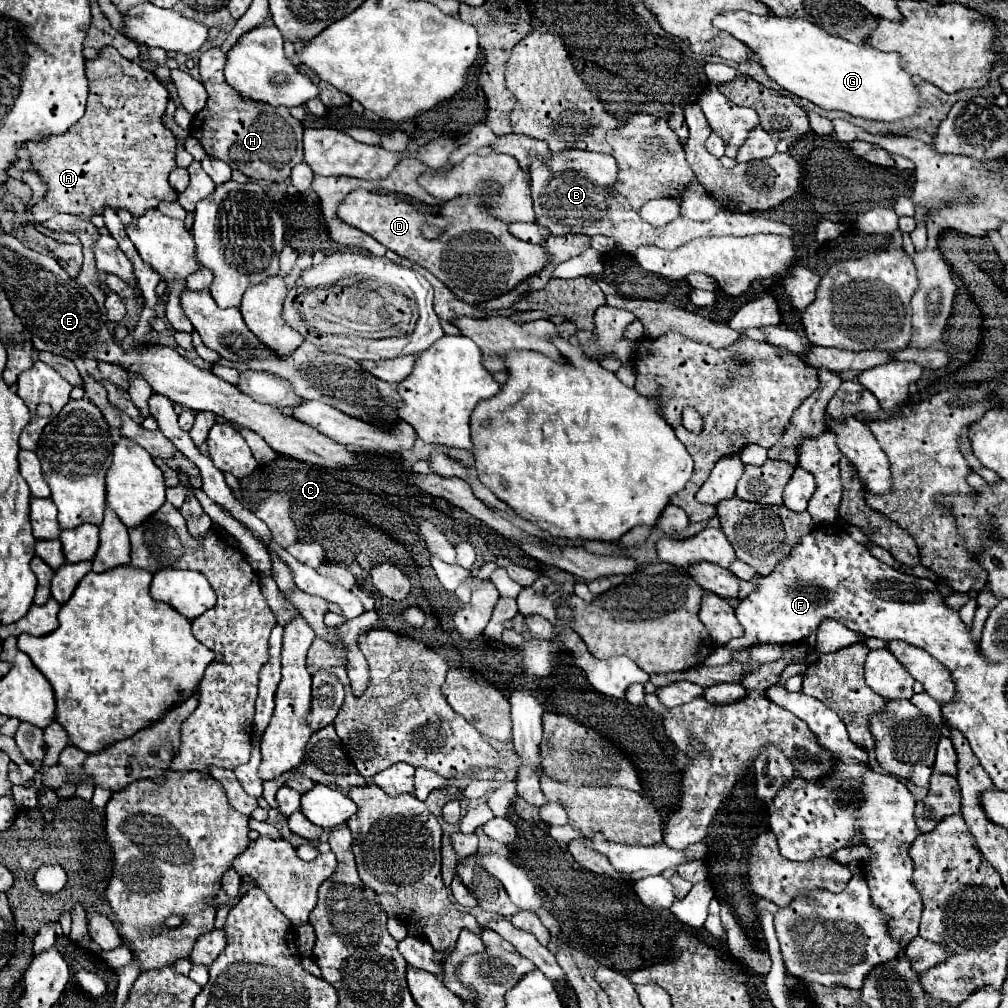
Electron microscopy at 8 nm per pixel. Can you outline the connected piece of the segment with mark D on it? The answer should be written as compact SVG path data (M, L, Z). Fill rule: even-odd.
M354 190L342 200L342 204L338 204L338 218L348 226L370 234L398 256L420 264L446 284L454 296L468 304L502 296L504 292L516 288L522 280L536 276L552 264L552 256L542 244L530 244L514 238L508 232L508 224L494 220L482 210L482 200L476 194L458 196L446 202L442 206L442 214L422 214L396 196ZM424 224L442 228L442 236L436 240L424 238Z

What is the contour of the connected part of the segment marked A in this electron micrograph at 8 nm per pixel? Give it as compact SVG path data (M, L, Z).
M112 46L102 48L96 60L86 62L86 76L90 82L86 114L72 128L68 128L66 134L24 144L30 154L32 170L38 172L38 176L42 176L48 186L46 196L36 206L32 206L36 222L42 222L58 212L90 218L92 214L102 214L106 206L110 206L114 212L128 210L132 216L142 216L144 210L156 208L160 200L178 198L178 192L168 184L168 174L176 168L176 138L162 124L162 116L168 104L168 90L156 80L152 72L144 70L138 62L118 56L118 50Z

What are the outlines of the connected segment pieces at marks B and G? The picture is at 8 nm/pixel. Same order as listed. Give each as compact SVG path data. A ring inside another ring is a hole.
M568 150L552 156L550 162L534 158L532 160L532 200L536 210L536 222L548 228L552 234L570 234L582 232L586 236L604 234L612 236L620 250L632 252L642 244L658 244L662 248L678 248L680 244L698 238L698 236L746 236L746 234L782 234L794 236L794 228L784 222L774 222L758 214L742 214L722 210L714 218L706 222L694 222L690 218L678 216L676 222L670 222L662 228L654 228L640 220L640 216L630 208L624 196L614 192L614 180L618 178L618 164L614 156L584 152L584 150ZM574 172L574 174L560 174Z
M740 10L716 16L714 26L750 46L760 56L766 74L784 90L820 108L842 110L858 118L880 122L896 122L914 116L920 108L920 92L912 76L902 68L902 58L896 52L858 46L798 18L756 16Z

